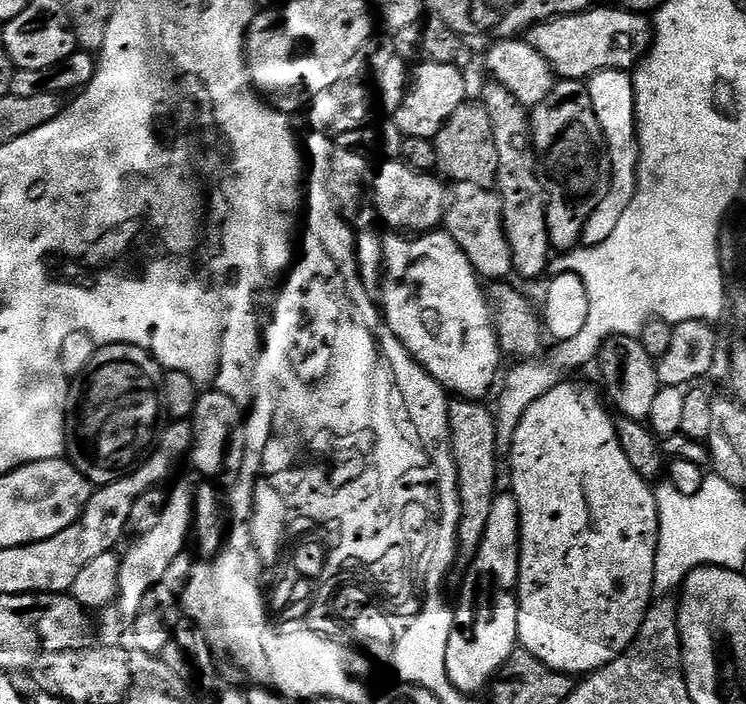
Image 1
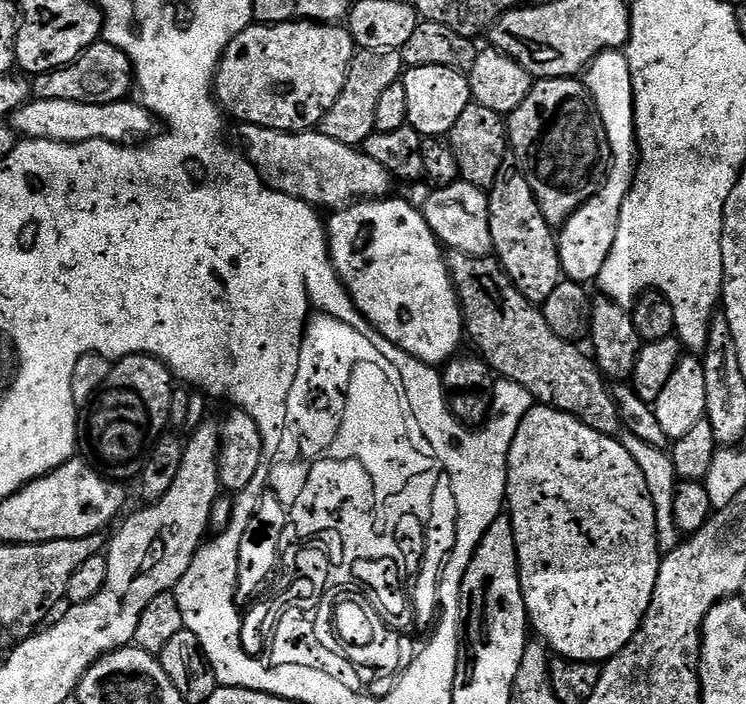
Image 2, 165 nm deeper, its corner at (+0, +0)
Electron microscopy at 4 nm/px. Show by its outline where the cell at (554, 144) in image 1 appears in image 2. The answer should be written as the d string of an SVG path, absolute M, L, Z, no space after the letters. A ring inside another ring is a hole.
M565 78L562 80L537 79L535 83L533 83L529 93L526 94L525 101L507 117L506 123L508 125L508 142L511 151L514 153L514 156L516 152L517 158L520 159L521 166L524 167L524 172L522 172L523 179L527 180L530 190L538 202L538 206L542 210L542 218L546 218L546 222L554 230L563 228L568 219L570 219L586 201L595 200L601 195L604 180L608 176L608 169L612 162L610 142L606 138L606 126L602 126L602 118L598 114L595 102L592 101L592 95L588 92L587 87L576 78Z

